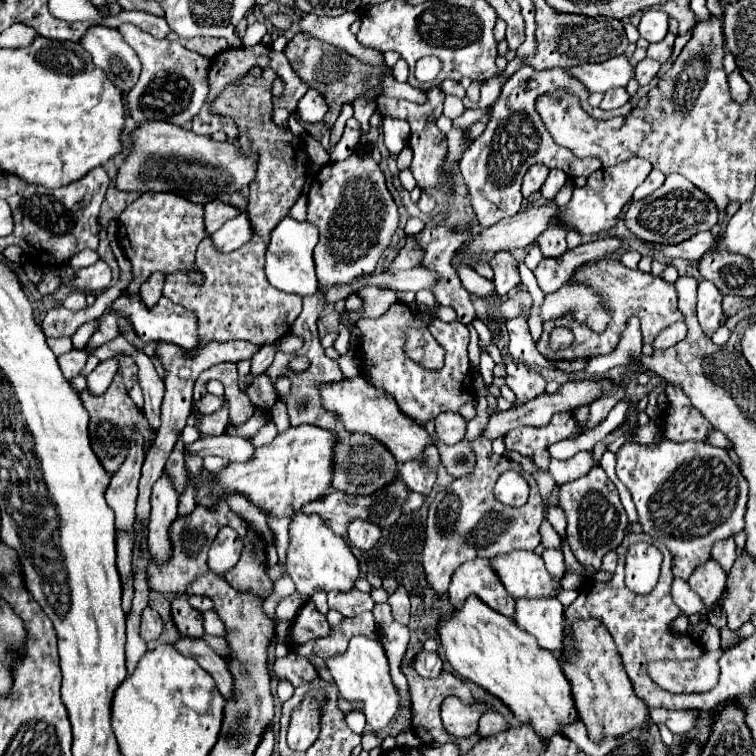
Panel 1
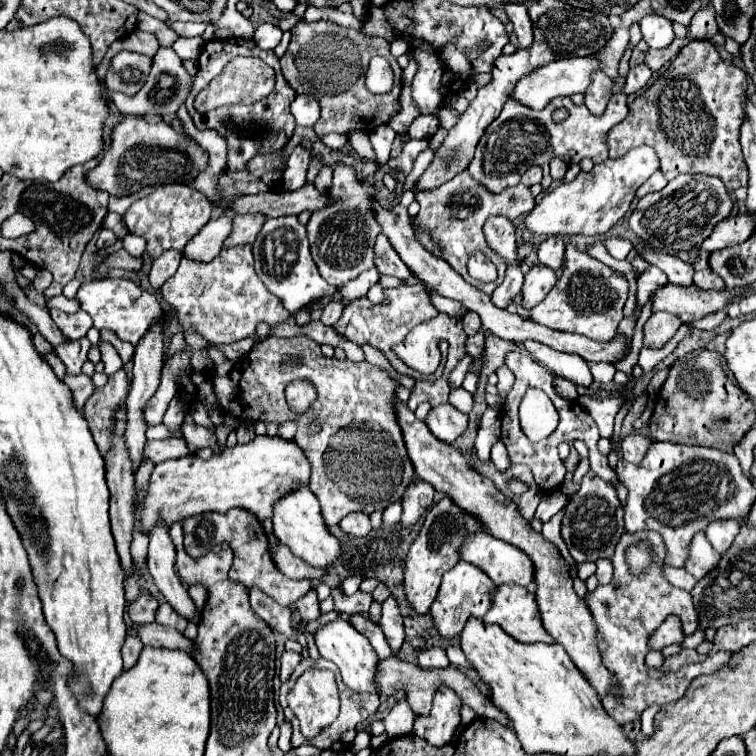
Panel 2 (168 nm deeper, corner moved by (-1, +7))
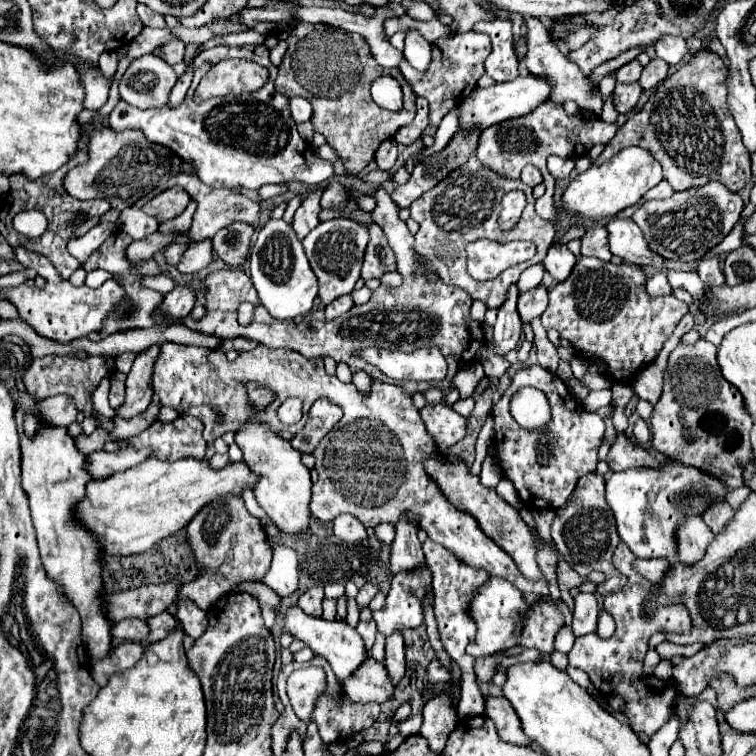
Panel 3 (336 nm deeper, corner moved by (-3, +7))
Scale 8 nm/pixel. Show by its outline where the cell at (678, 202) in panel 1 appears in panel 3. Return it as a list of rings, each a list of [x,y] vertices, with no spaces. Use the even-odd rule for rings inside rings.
[[[709,181],[703,187],[689,187],[685,191],[677,191],[669,199],[645,201],[633,213],[633,221],[643,231],[645,241],[649,243],[651,251],[659,253],[665,259],[691,263],[691,261],[701,259],[711,247],[715,247],[733,229],[733,225],[739,221],[741,211],[743,211],[743,201],[737,193],[729,191],[719,181]],[[707,199],[717,209],[717,217],[711,219],[711,225],[707,223],[709,219]]]

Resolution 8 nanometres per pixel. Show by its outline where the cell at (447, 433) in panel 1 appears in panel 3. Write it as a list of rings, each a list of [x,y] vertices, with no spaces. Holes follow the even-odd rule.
[[[437,403],[433,407],[425,405],[421,409],[421,417],[425,421],[427,433],[431,433],[431,437],[443,451],[459,443],[467,433],[467,419],[445,403]]]

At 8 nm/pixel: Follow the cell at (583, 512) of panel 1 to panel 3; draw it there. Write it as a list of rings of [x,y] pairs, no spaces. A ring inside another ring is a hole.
[[[587,473],[587,477],[581,477],[577,481],[575,491],[567,499],[567,505],[559,509],[557,521],[551,525],[551,537],[563,553],[565,561],[579,573],[579,575],[589,575],[591,571],[601,571],[605,575],[605,581],[599,583],[597,593],[605,597],[607,593],[619,591],[625,583],[627,577],[623,577],[615,567],[613,567],[613,551],[619,545],[619,533],[615,529],[615,517],[611,513],[611,507],[607,505],[605,499],[605,479],[599,473]]]

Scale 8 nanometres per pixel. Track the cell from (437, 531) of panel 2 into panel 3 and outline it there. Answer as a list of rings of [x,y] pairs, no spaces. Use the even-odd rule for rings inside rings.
[[[423,563],[423,573],[399,573],[393,577],[385,607],[373,613],[377,629],[387,637],[395,631],[419,627],[425,619],[423,601],[431,591],[431,569]]]

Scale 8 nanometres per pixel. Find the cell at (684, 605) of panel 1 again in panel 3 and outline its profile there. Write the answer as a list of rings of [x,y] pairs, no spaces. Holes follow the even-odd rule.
[[[637,559],[635,565],[637,565],[635,569],[643,577],[647,577],[649,581],[655,583],[655,579],[657,581],[663,579],[663,573],[667,573],[667,565],[673,565],[673,561],[671,559]]]

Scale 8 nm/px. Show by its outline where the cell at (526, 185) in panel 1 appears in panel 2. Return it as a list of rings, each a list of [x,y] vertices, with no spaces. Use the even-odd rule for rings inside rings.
[[[537,165],[529,167],[529,169],[523,173],[521,183],[527,185],[527,187],[531,187],[531,185],[535,185],[535,183],[541,183],[541,167],[537,167]]]

